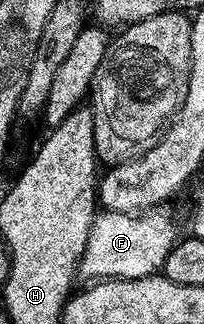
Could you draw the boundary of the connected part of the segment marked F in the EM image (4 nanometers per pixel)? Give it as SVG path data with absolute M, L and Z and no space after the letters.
M167 203L159 204L137 214L110 209L98 212L79 263L80 278L86 281L140 279L162 270L179 237L170 207Z

